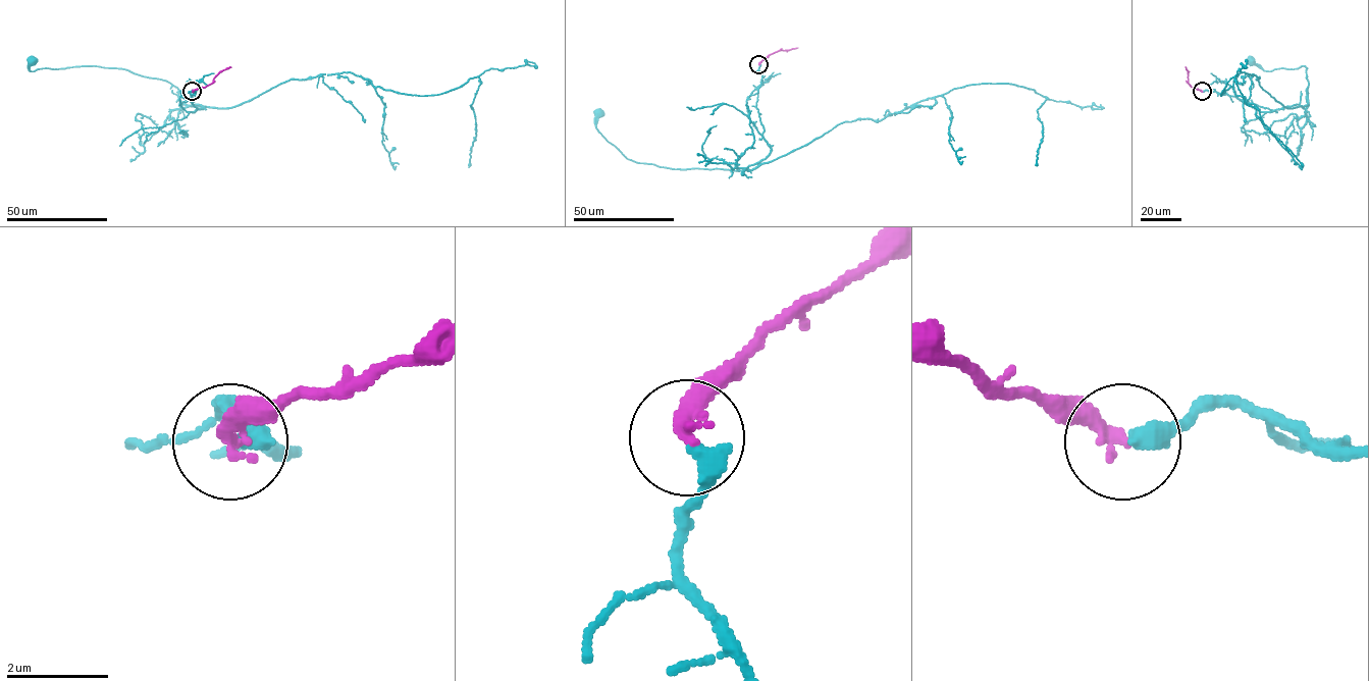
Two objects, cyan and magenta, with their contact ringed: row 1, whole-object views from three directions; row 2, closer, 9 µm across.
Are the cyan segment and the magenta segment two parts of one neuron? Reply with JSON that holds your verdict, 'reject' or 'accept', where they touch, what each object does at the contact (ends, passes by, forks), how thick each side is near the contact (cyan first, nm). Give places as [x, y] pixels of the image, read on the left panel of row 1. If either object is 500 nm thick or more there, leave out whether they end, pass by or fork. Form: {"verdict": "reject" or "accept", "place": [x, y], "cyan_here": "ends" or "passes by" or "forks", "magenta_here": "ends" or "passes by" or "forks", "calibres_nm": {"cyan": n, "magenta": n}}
{"verdict": "accept", "place": [192, 91], "cyan_here": "ends", "magenta_here": "ends", "calibres_nm": {"cyan": 400, "magenta": 360}}

